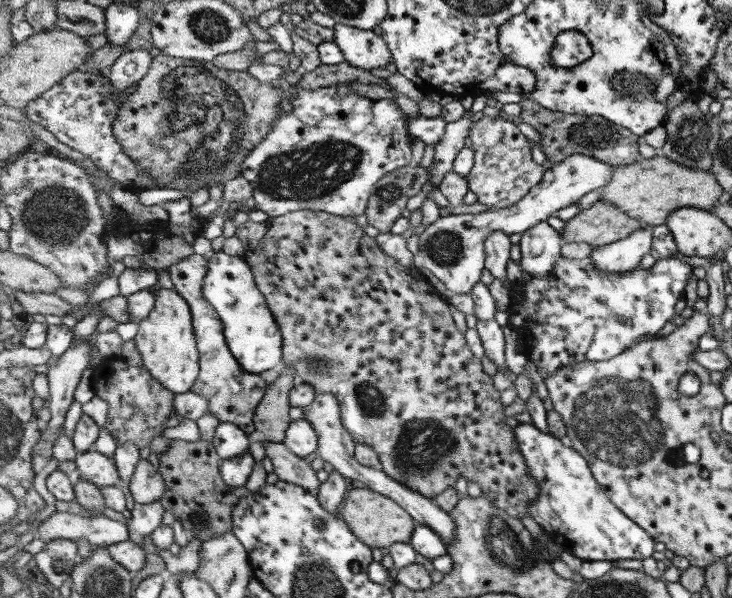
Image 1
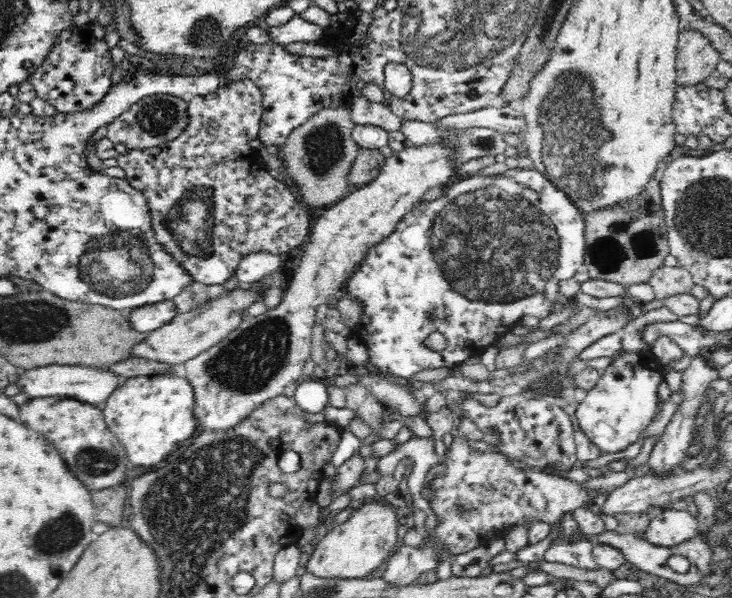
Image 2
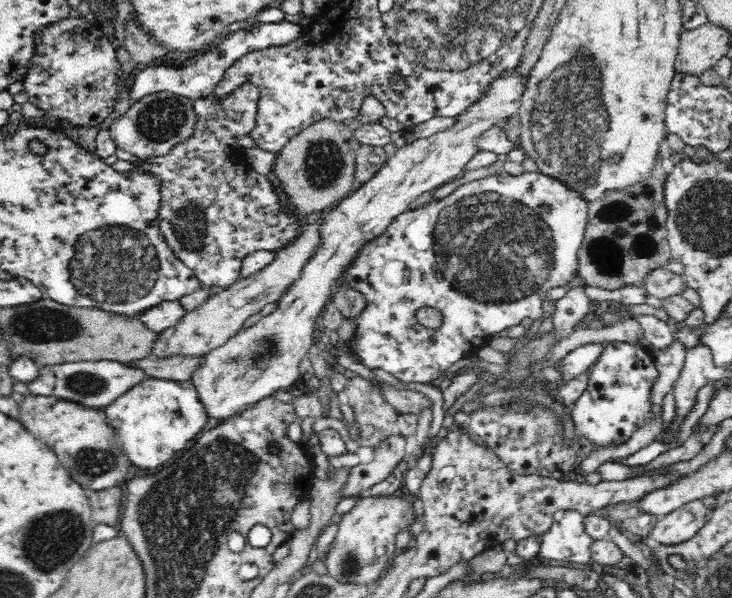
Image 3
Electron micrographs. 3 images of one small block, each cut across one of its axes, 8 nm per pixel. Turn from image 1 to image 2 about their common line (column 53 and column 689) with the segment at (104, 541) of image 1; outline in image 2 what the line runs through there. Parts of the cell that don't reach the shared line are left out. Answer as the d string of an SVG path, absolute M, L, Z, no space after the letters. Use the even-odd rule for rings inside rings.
M666 508L650 519L642 536L656 546L672 548L697 536L698 519L687 510Z

